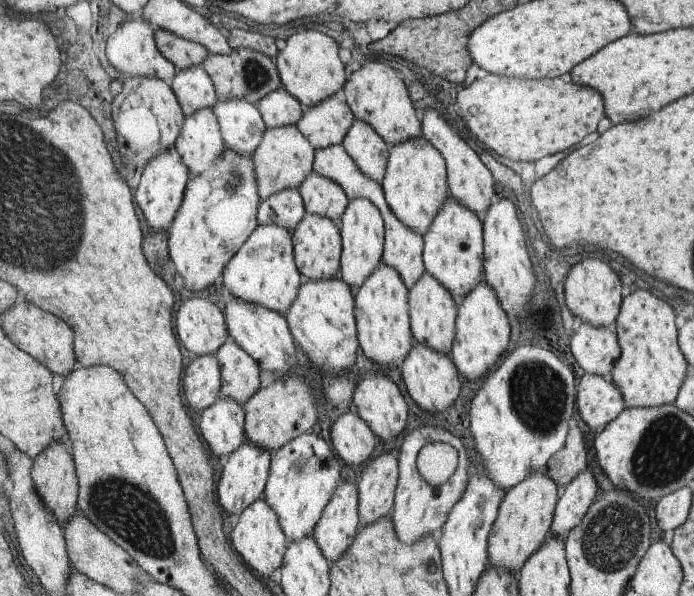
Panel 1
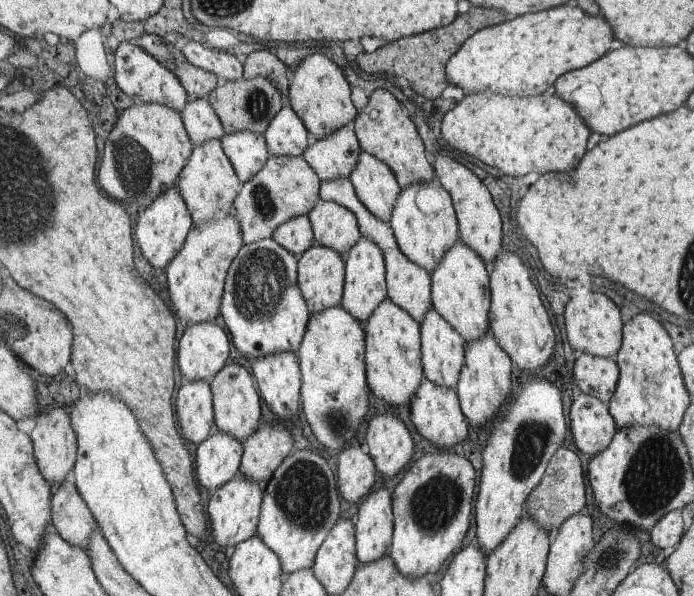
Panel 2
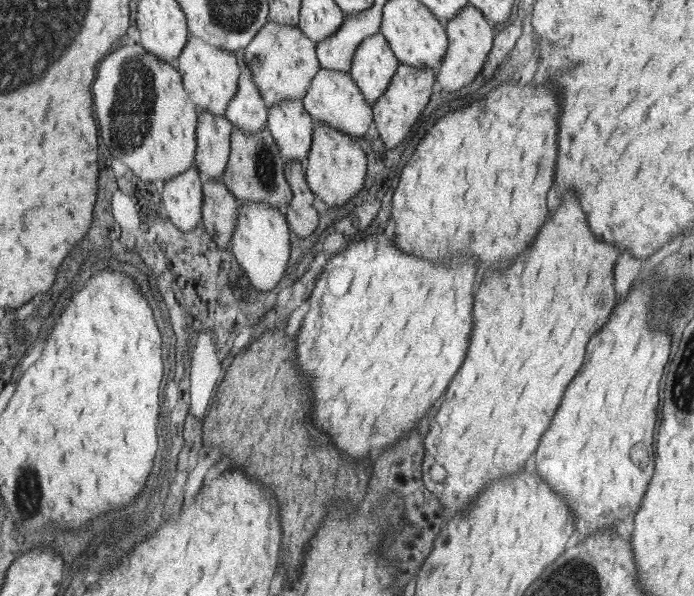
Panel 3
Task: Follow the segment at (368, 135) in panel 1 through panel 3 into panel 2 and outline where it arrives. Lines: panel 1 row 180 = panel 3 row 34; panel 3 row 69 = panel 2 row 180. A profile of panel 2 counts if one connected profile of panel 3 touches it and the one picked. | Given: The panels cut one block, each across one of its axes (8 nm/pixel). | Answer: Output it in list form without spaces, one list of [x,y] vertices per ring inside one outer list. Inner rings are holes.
[[[362,151],[361,163],[353,170],[350,179],[362,204],[378,220],[389,224],[397,199],[401,196],[401,185],[393,168],[385,161],[378,160],[377,156]]]

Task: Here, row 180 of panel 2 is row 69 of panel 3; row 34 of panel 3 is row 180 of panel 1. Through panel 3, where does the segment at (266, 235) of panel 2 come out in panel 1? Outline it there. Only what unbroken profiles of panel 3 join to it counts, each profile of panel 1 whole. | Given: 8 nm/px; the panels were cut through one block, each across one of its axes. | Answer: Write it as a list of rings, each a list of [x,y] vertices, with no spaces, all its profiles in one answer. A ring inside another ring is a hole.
[[[294,125],[268,129],[262,139],[261,146],[253,154],[256,168],[256,182],[261,199],[265,201],[269,196],[286,189],[298,189],[306,178],[313,172],[316,150],[310,141]]]

